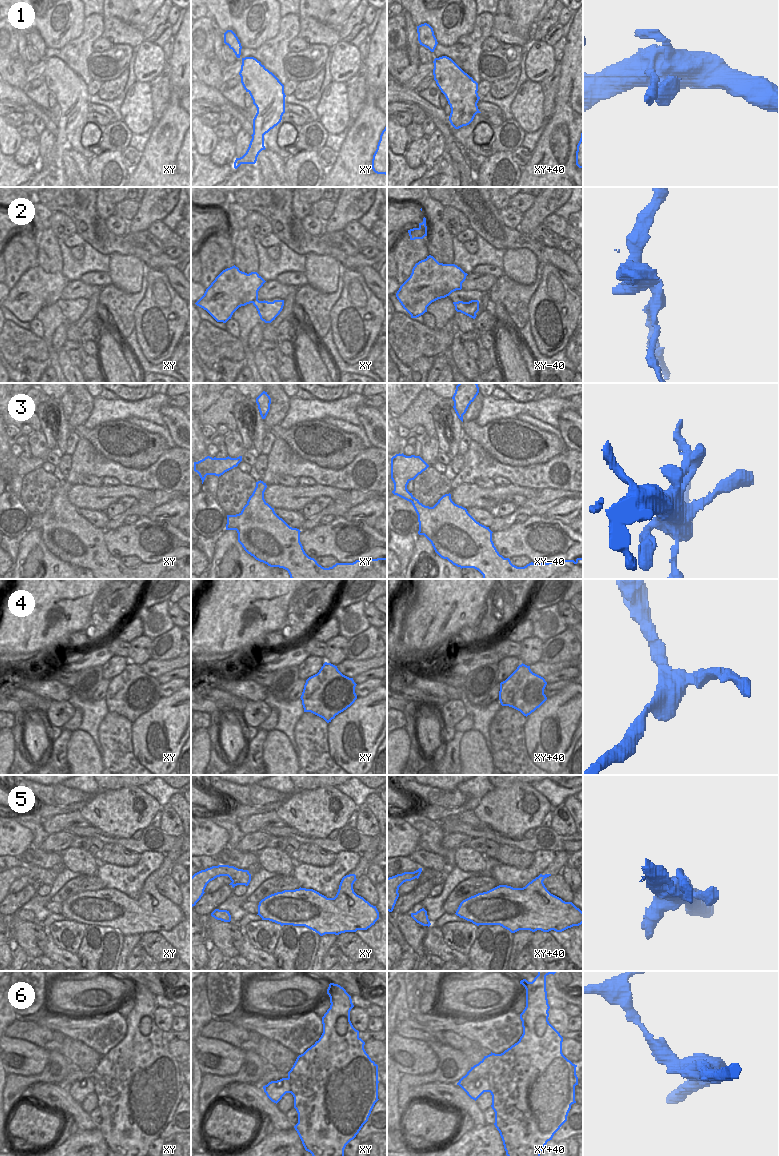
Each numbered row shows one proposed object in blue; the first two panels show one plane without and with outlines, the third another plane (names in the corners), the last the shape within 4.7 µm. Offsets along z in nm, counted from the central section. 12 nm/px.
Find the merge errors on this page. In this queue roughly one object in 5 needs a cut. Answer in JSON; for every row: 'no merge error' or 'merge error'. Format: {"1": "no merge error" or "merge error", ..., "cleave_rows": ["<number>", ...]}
{"1": "no merge error", "2": "merge error", "3": "no merge error", "4": "no merge error", "5": "no merge error", "6": "merge error", "cleave_rows": ["2", "6"]}

